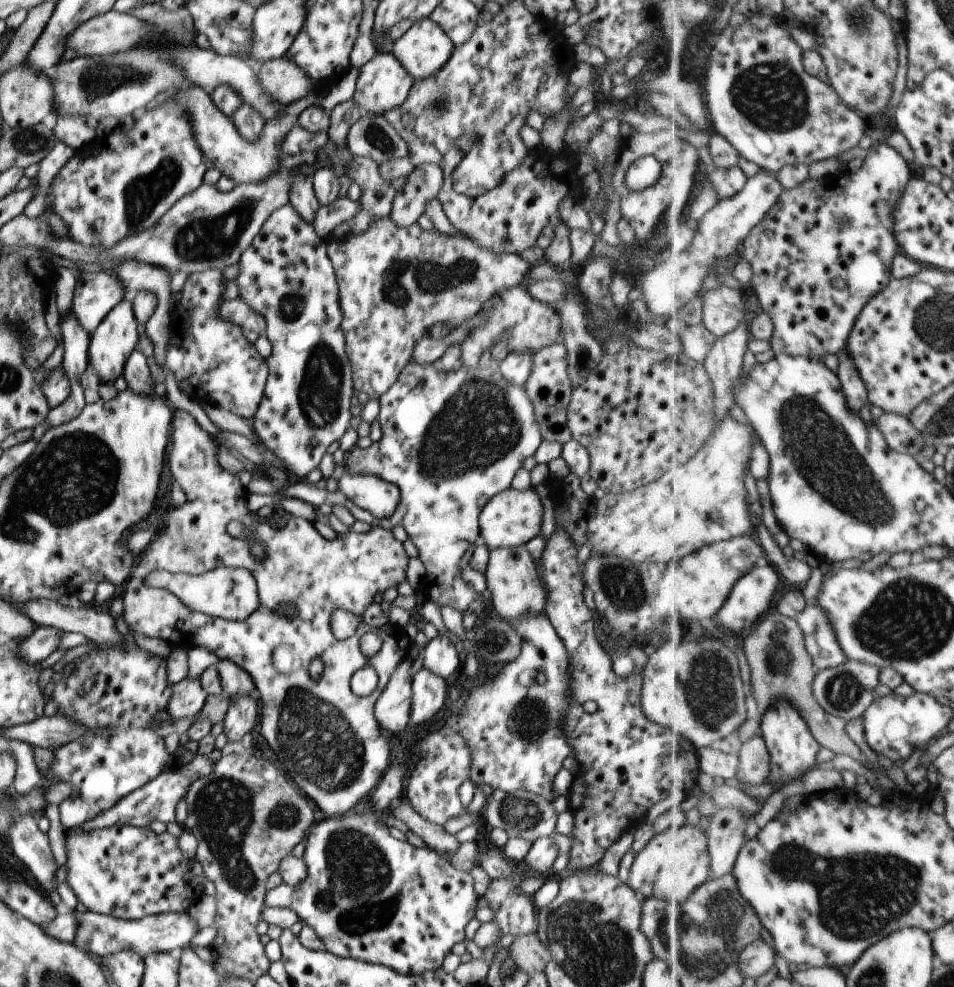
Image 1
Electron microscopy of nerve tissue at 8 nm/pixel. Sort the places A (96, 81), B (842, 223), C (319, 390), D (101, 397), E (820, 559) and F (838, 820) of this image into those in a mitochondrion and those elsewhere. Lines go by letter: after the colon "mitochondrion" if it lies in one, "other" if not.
A: mitochondrion
B: mitochondrion
C: mitochondrion
D: other
E: other
F: other

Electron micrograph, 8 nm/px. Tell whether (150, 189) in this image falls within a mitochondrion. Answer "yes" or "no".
yes

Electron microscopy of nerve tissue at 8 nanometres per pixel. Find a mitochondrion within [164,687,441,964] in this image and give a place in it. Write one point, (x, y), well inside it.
(223, 812)

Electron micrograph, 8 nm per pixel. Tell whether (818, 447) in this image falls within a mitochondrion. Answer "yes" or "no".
yes

